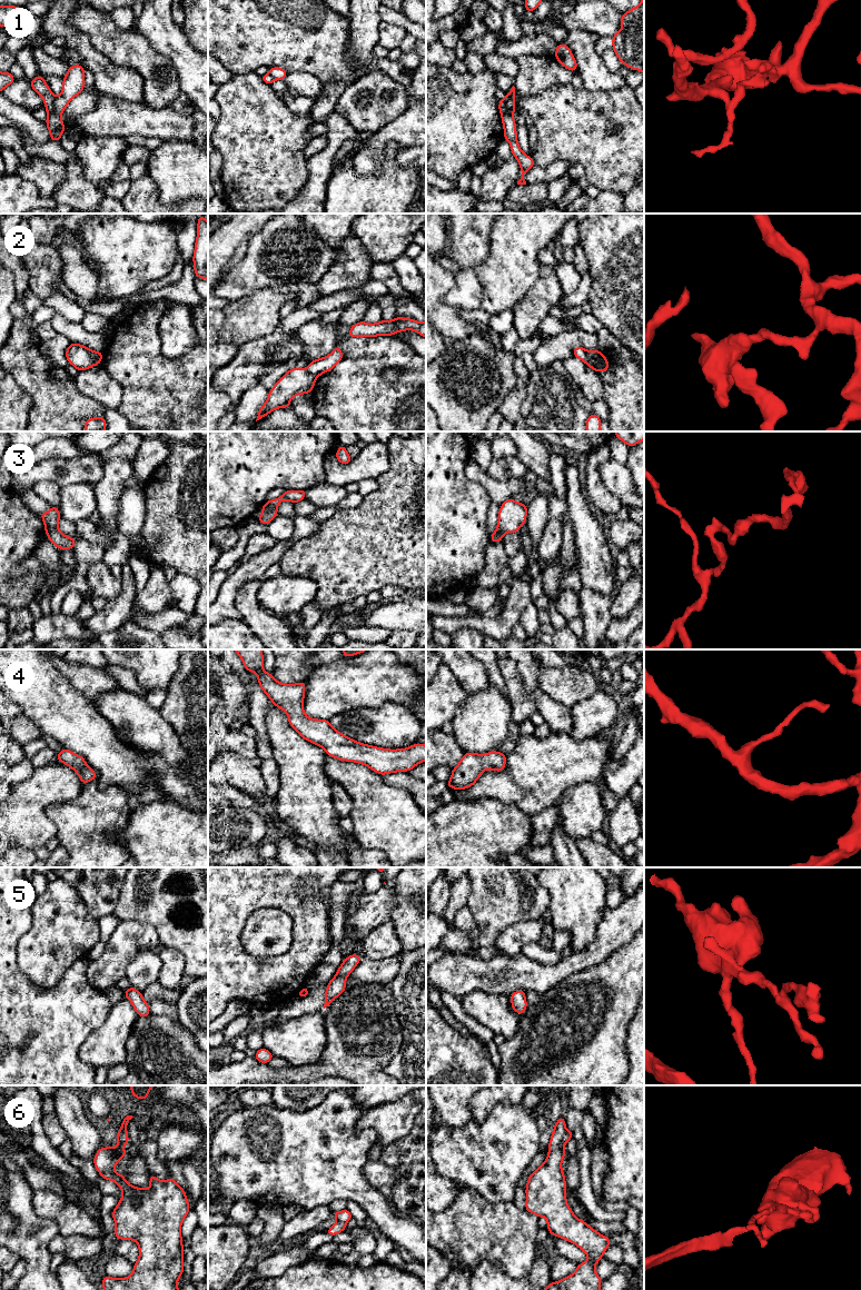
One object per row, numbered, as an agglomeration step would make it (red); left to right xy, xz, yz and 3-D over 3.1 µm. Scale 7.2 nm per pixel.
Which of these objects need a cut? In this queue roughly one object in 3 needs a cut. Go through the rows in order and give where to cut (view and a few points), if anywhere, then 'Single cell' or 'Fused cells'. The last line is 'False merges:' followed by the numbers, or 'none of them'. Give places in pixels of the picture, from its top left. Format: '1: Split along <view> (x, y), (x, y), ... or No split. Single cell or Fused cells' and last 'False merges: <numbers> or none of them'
1: Split along xy (53, 98), (52, 111), (59, 117). Fused cells
2: Split along xy (93, 351), (96, 364). Fused cells
3: Split along xy (57, 527), (46, 532). Fused cells
4: No split. Single cell
5: No split. Single cell
6: Split along yz (566, 1130), (563, 1143). Fused cells
False merges: 1, 2, 3, 6

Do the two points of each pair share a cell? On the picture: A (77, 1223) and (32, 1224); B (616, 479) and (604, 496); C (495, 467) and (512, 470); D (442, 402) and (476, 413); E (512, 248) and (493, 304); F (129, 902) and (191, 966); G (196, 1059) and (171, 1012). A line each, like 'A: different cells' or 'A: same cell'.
A: different cells
B: different cells
C: same cell
D: same cell
E: same cell
F: same cell
G: different cells

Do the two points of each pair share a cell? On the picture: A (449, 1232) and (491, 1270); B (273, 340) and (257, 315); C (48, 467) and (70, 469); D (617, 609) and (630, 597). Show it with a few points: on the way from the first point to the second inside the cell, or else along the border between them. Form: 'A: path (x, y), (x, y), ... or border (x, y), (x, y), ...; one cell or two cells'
A: border (473, 1271), (482, 1261), (493, 1261), (505, 1273); two cells
B: border (279, 324), (271, 333), (248, 340), (245, 344); two cells
C: path (53, 467), (56, 465), (65, 467); one cell
D: path (621, 606), (626, 601); one cell

